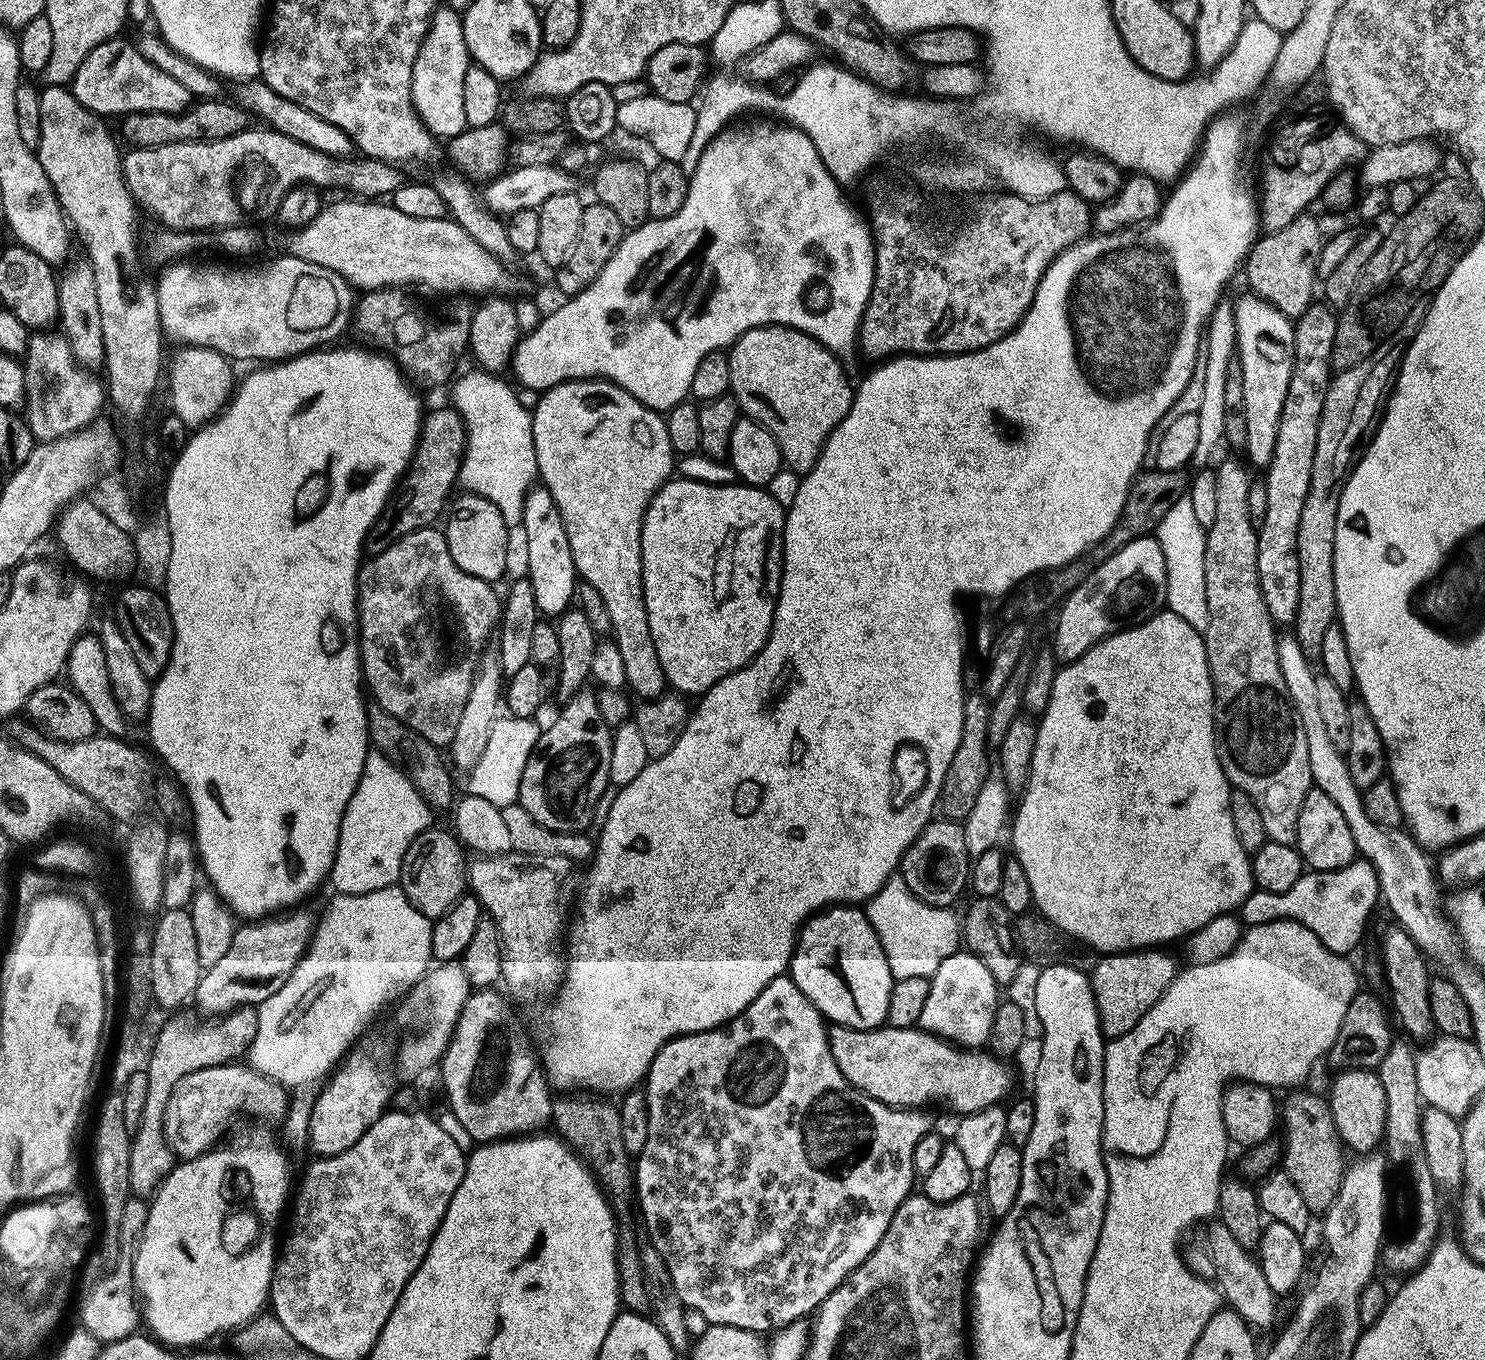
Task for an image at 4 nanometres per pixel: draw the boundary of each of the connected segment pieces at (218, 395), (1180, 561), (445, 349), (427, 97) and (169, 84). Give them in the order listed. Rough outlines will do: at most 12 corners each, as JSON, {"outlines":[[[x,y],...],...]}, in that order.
{"outlines":[[[180,346],[166,364],[171,411],[195,430],[225,411],[228,357]],[[1185,492],[1154,530],[1166,608],[1208,624],[1206,530]],[[403,287],[365,291],[351,331],[413,385],[447,385],[470,308],[424,309]],[[437,7],[414,62],[412,105],[437,138],[469,127],[461,13]],[[135,43],[94,46],[70,91],[101,118],[194,100]]]}

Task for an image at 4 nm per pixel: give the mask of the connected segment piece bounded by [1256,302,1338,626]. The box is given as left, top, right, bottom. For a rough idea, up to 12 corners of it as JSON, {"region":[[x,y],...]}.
{"region":[[1337,313],[1295,317],[1290,384],[1263,482],[1256,533],[1262,598],[1295,625],[1298,518],[1322,402]]}

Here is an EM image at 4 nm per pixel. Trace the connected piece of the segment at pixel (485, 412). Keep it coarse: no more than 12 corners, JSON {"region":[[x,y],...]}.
{"region":[[483,370],[451,403],[468,445],[459,487],[516,526],[537,483],[532,413]]}

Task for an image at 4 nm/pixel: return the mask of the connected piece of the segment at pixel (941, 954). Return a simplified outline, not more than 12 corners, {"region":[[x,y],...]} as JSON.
{"region":[[893,874],[866,911],[893,973],[932,977],[961,947],[953,909]]}

